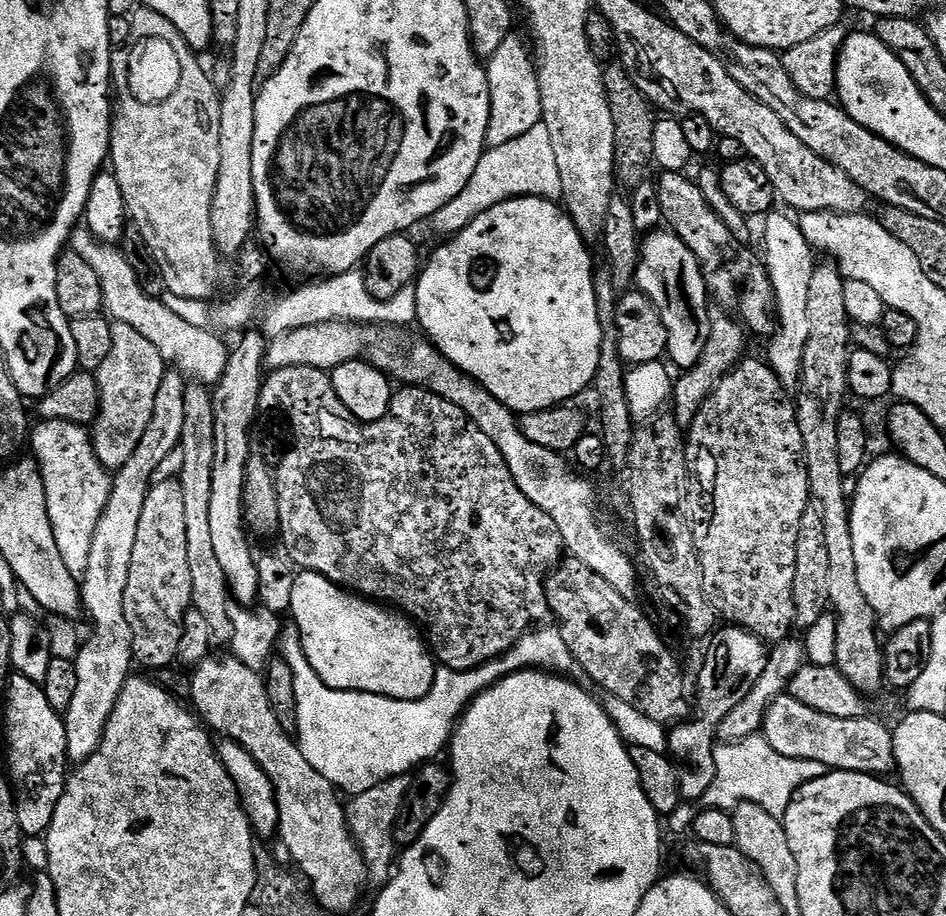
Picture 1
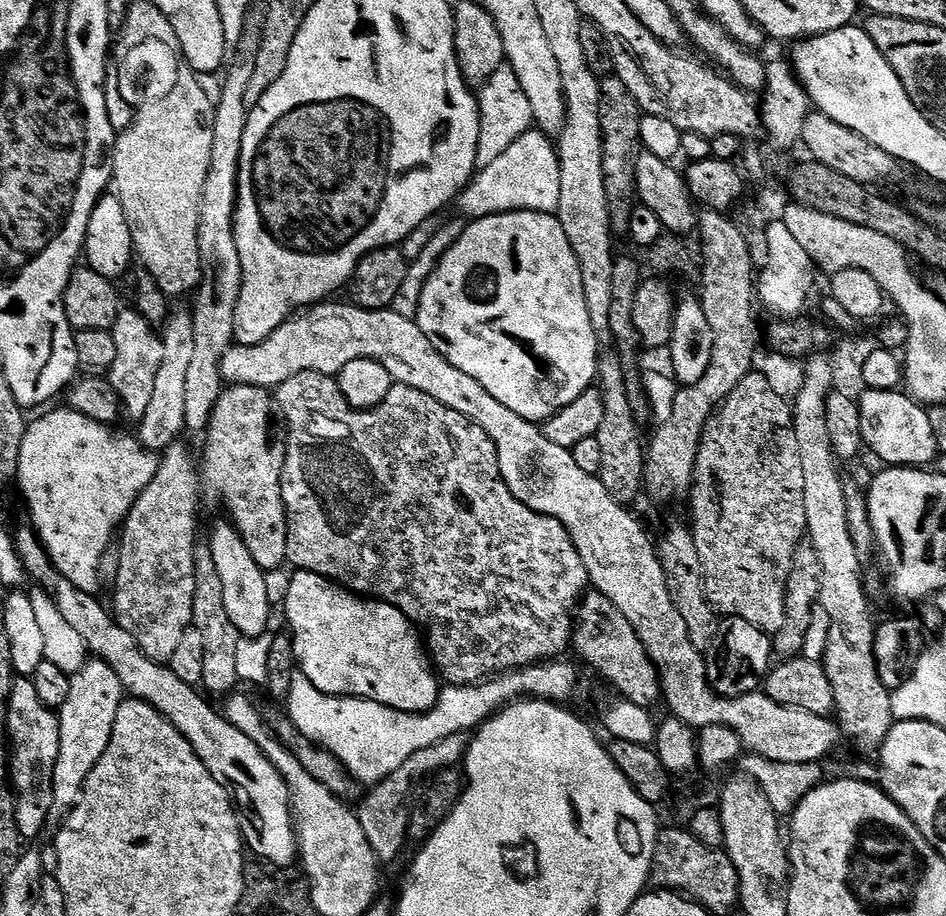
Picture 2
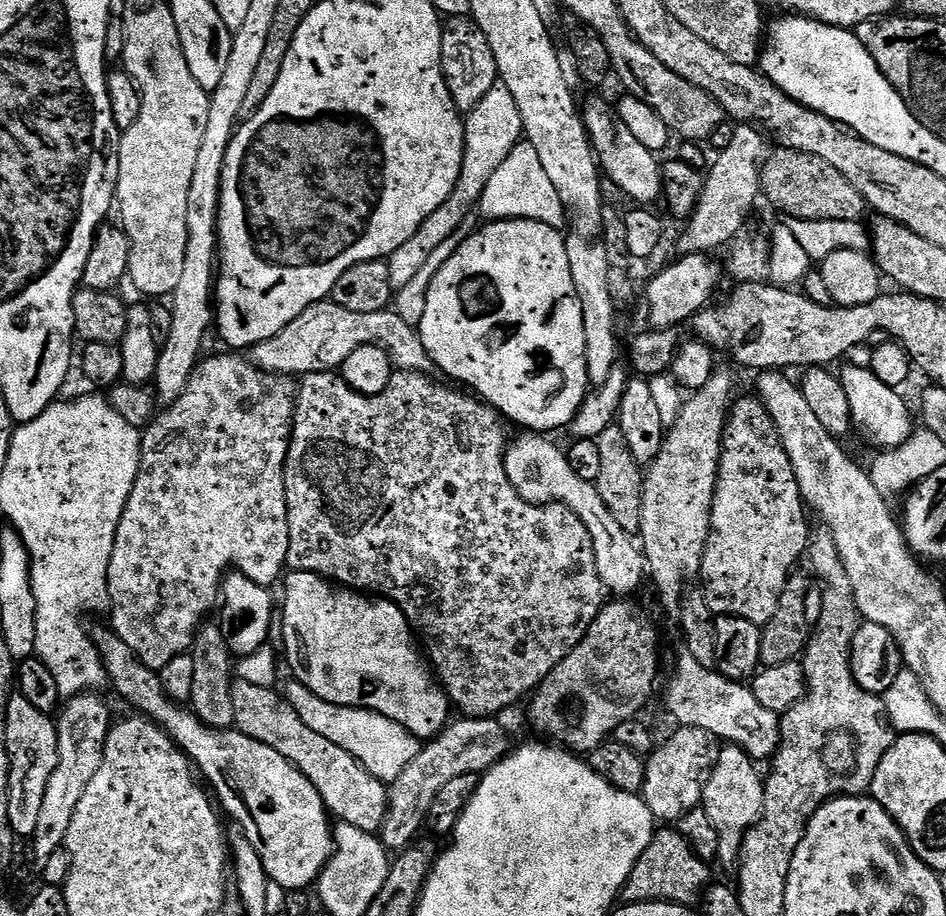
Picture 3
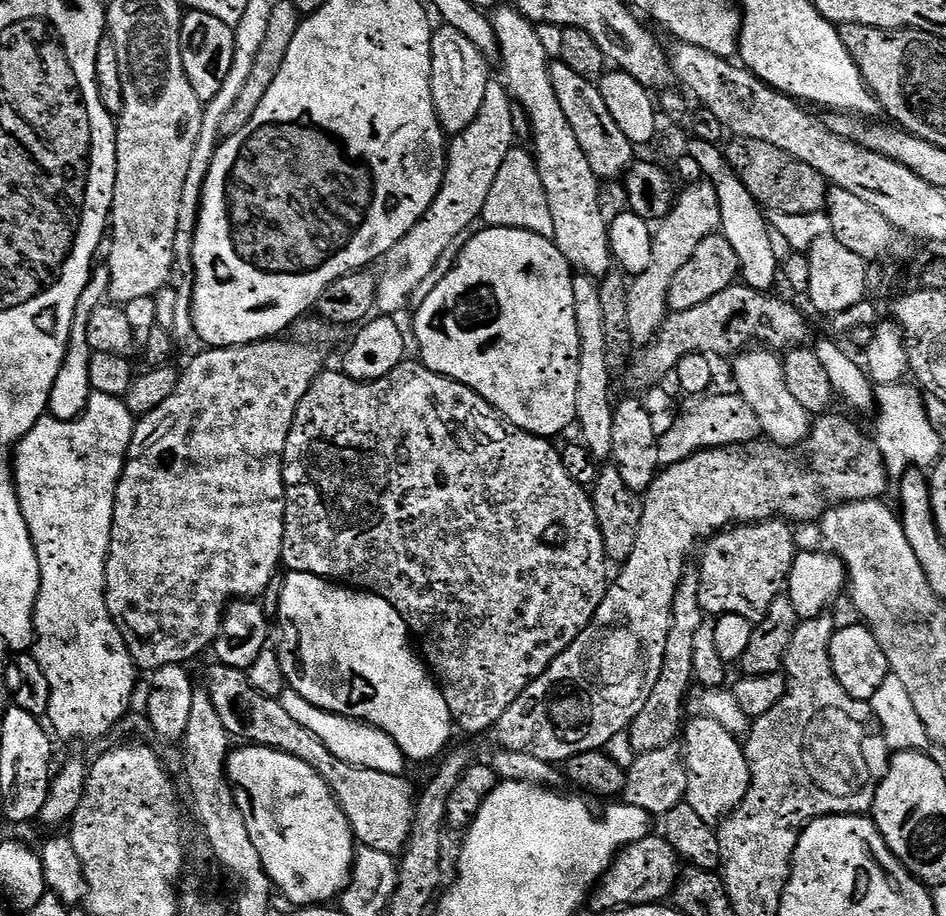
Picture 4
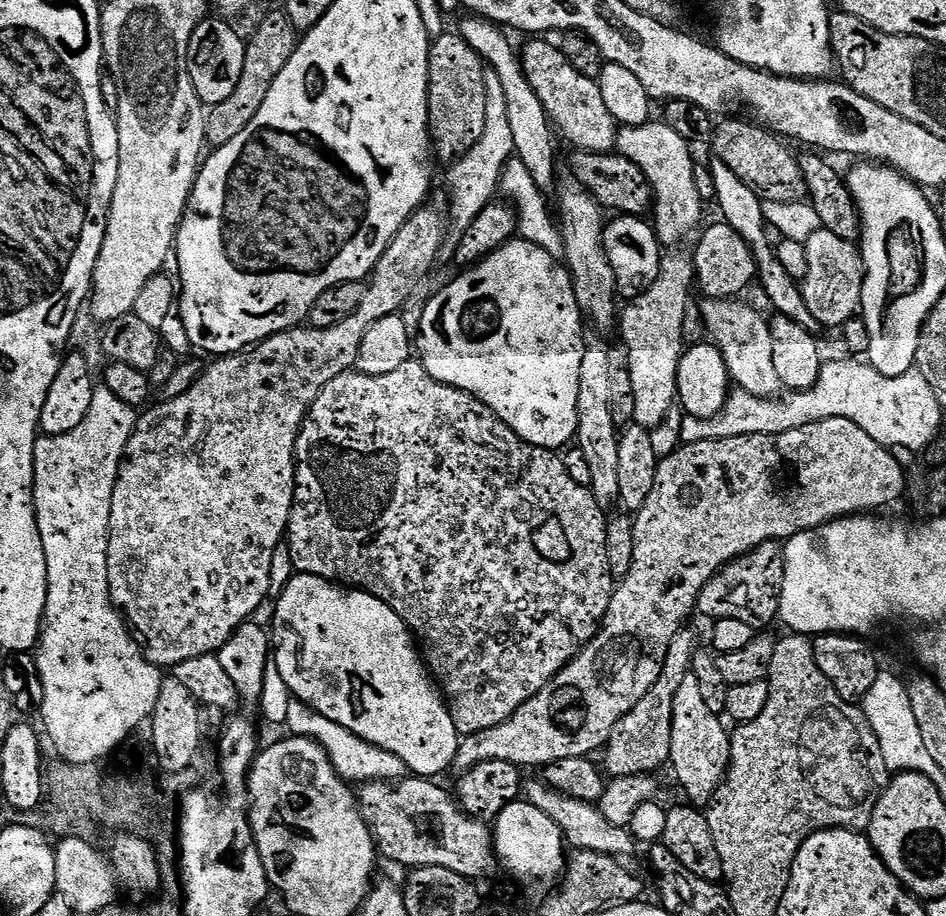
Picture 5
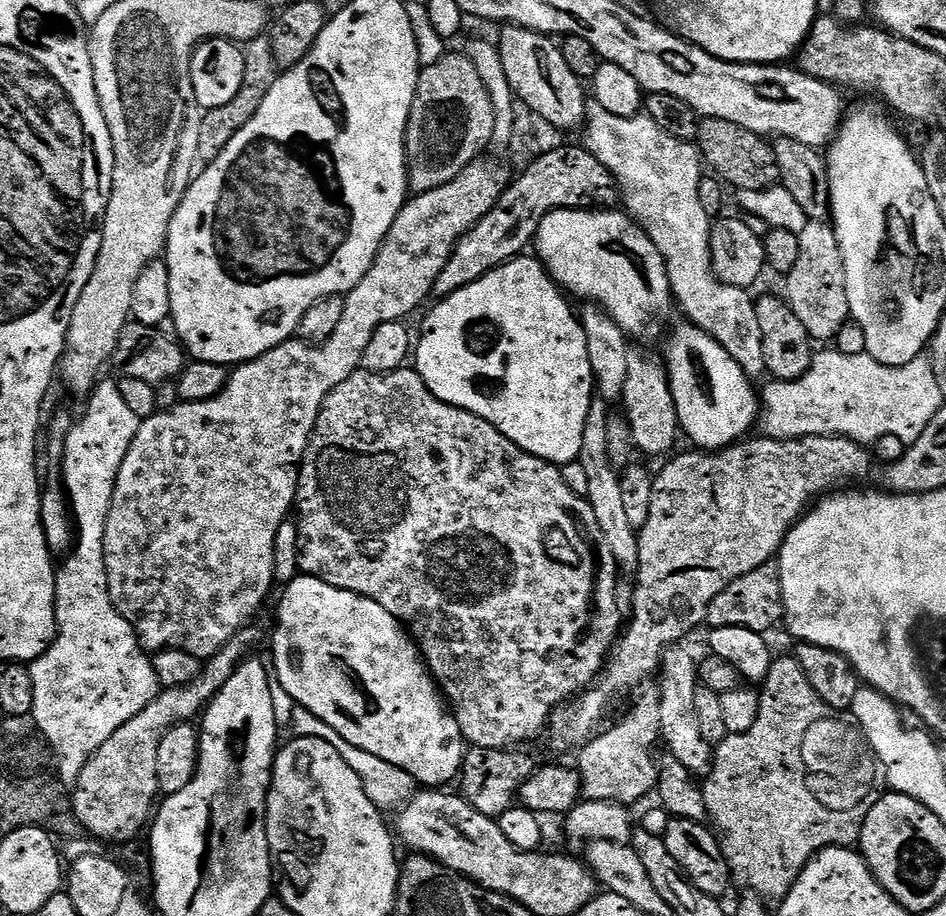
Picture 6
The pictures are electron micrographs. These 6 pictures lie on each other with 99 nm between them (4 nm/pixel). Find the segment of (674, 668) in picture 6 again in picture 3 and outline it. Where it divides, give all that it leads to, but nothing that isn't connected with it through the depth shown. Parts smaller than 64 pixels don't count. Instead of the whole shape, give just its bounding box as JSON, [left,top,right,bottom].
[702,743,765,865]

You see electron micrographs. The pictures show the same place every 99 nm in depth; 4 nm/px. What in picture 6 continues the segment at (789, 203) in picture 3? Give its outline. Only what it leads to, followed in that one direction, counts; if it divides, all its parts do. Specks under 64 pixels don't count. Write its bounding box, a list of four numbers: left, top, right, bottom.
[697,118,780,191]

